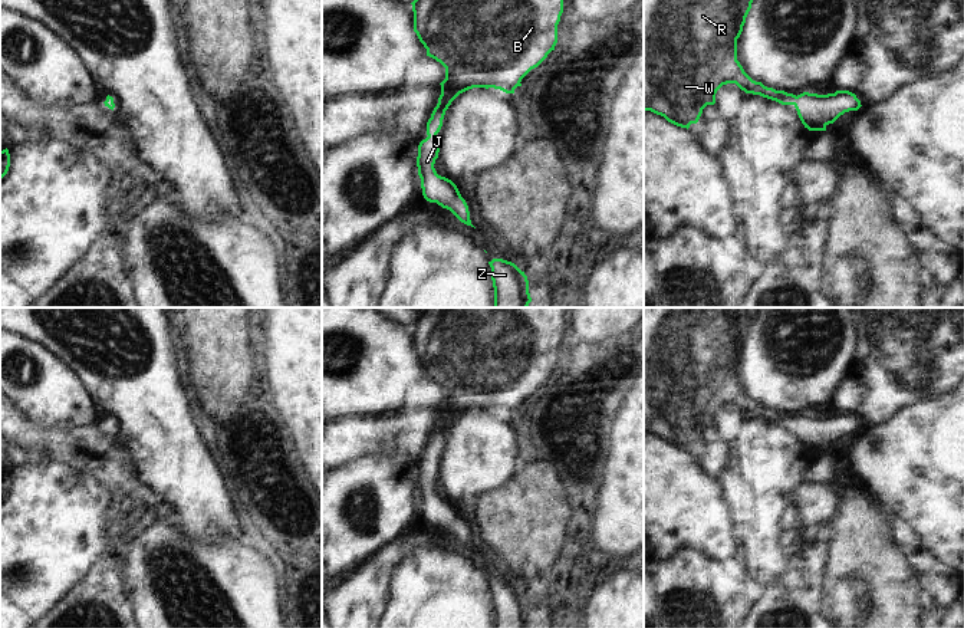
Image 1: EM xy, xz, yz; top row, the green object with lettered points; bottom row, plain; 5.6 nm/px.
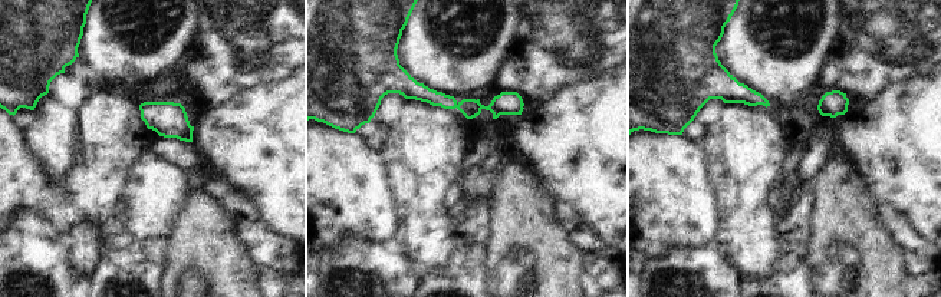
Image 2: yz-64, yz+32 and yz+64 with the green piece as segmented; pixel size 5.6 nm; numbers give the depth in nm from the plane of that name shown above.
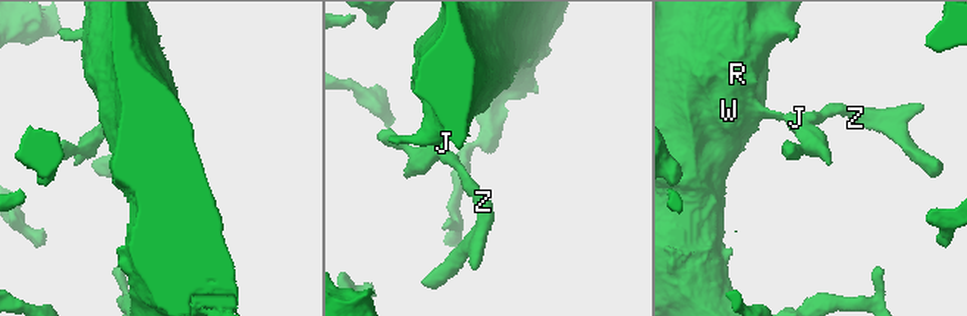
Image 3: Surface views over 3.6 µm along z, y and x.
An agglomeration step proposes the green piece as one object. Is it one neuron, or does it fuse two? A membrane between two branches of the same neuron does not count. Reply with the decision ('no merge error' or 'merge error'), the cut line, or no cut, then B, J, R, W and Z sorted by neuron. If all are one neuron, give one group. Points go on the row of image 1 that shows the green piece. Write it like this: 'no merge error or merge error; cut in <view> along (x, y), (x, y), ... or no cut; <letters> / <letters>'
no merge error; no cut; B J R W Z

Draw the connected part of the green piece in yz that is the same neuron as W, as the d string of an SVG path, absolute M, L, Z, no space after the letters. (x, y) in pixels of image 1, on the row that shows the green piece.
M644 0L644 111L688 129L727 83L793 105L809 131L826 131L840 115L862 106L849 91L796 96L753 80L737 60L737 39L751 3Z

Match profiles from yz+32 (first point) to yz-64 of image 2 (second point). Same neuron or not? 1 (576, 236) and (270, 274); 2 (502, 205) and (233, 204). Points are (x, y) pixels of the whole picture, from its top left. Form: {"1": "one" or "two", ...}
{"1": "two", "2": "two"}

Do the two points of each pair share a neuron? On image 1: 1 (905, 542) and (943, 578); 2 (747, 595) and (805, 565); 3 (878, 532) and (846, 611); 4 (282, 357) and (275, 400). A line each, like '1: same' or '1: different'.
1: same
2: different
3: same
4: same

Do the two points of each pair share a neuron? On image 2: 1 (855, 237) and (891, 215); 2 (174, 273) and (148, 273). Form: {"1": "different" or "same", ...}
{"1": "different", "2": "different"}

